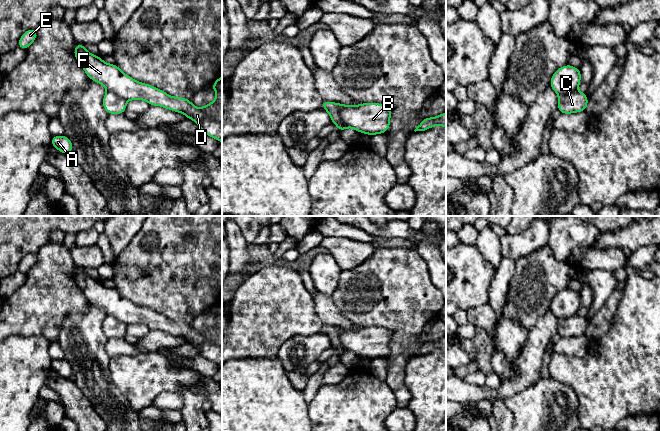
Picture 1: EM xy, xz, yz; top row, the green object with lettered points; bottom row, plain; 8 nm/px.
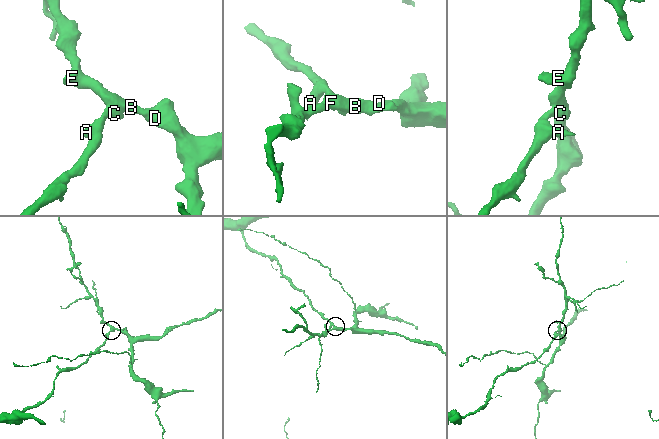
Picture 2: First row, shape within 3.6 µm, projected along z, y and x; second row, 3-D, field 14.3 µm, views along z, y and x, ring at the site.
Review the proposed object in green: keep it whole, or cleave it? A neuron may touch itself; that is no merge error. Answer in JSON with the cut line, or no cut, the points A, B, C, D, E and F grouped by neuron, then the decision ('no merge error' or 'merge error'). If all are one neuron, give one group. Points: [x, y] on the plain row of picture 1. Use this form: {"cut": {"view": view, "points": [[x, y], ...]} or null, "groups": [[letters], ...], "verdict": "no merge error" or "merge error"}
{"cut": {"view": "xz", "points": [[335, 327], [341, 345], [347, 350]]}, "groups": [["A", "C"], ["B", "D", "E", "F"]], "verdict": "merge error"}

